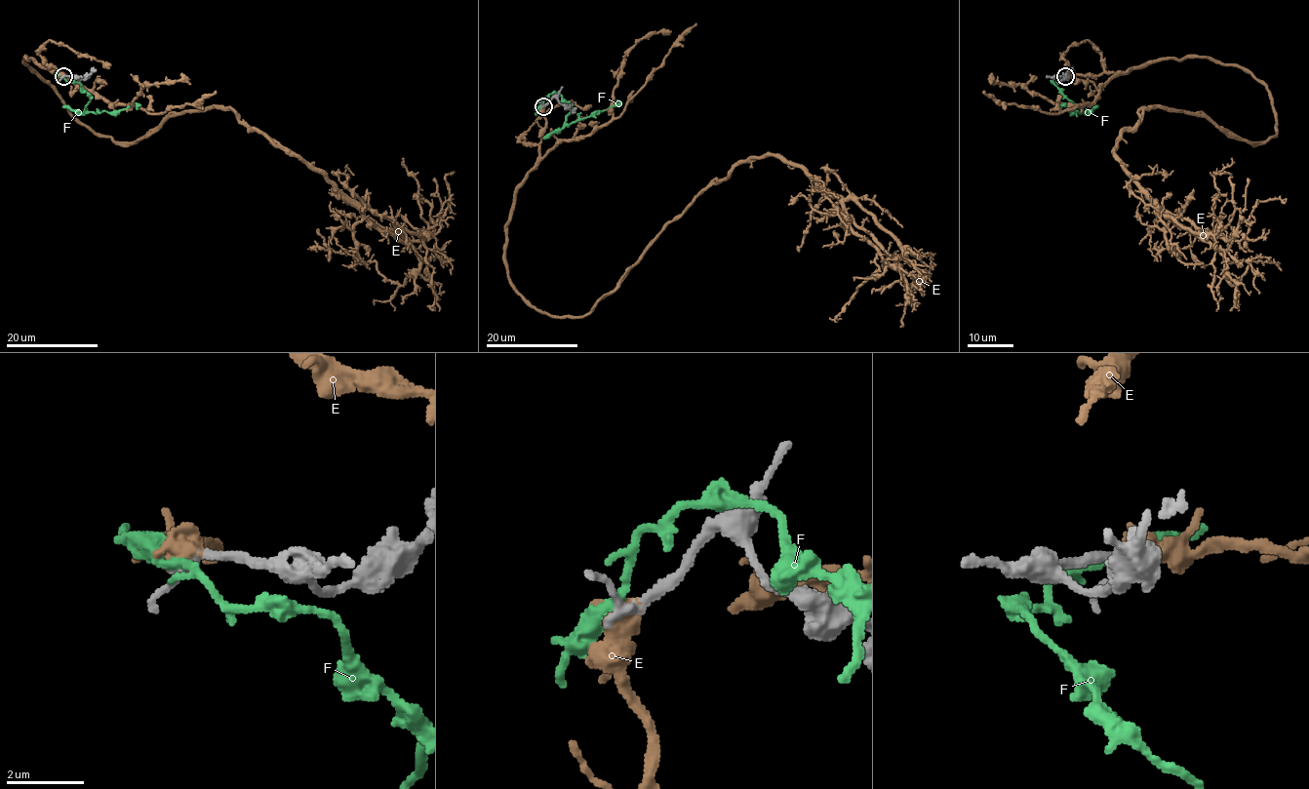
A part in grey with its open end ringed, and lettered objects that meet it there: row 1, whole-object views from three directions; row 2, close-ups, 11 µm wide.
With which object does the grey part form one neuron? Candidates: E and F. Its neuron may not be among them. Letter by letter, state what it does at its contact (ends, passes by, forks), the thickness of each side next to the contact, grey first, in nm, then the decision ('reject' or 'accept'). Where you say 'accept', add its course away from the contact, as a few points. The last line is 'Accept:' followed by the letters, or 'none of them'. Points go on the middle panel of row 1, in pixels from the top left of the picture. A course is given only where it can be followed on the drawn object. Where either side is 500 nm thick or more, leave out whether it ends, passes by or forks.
E: calibres 260 and 750 nm; accept; course (543, 106), (504, 261), (531, 306), (586, 315), (706, 187), (777, 156), (899, 264), (829, 317)
F: it passes by; calibres 240 and 280 nm; reject
Accept: E

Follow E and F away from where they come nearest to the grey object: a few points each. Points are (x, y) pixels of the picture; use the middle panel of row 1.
E: (543, 106), (504, 261), (531, 306), (586, 315), (706, 187), (777, 156), (899, 264), (829, 317)
F: (541, 106), (550, 94), (559, 94), (570, 107), (566, 121), (568, 124), (595, 114), (620, 100)

